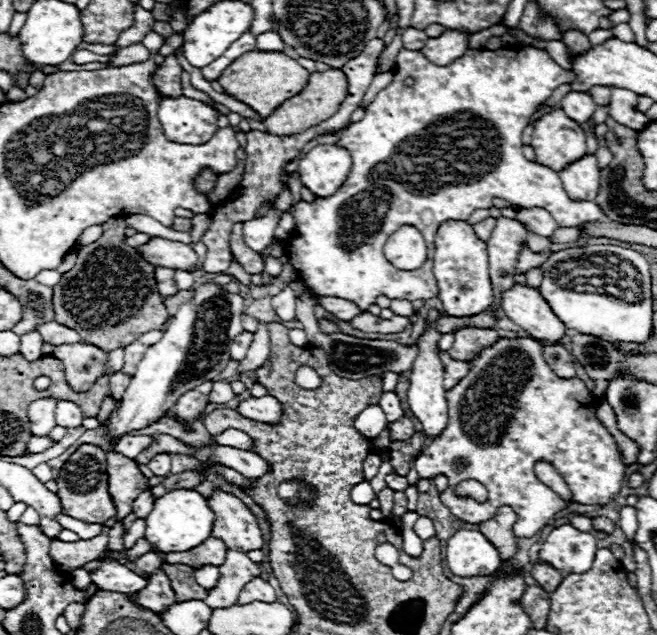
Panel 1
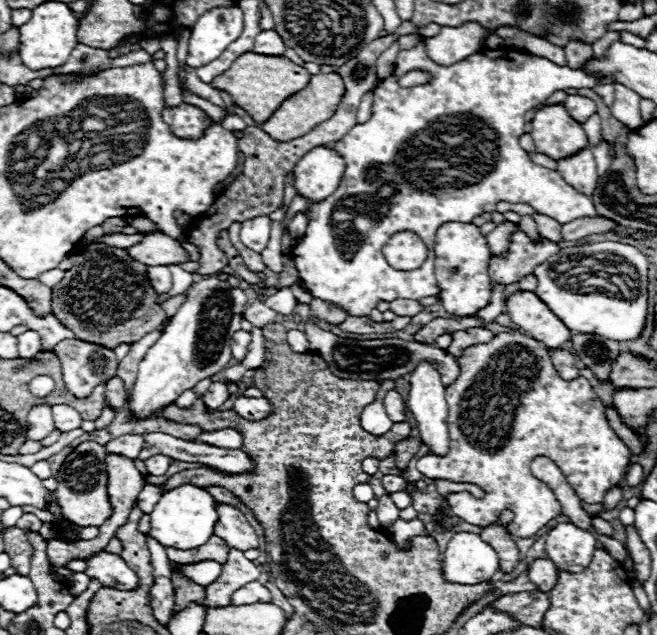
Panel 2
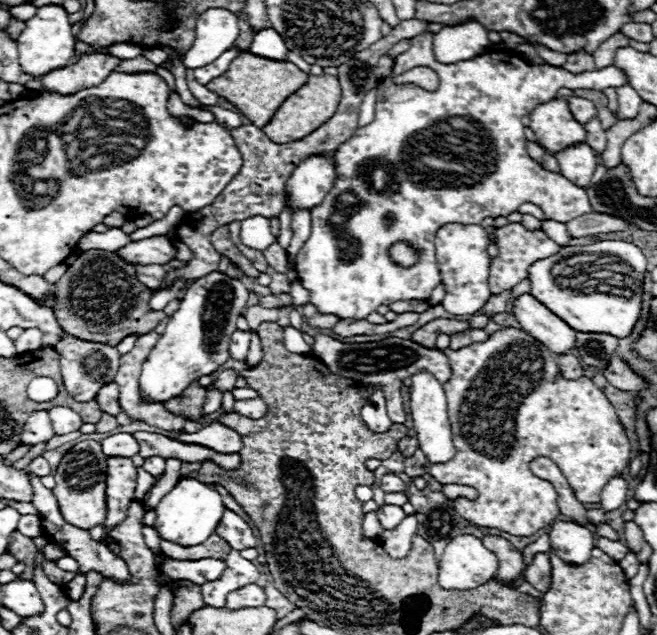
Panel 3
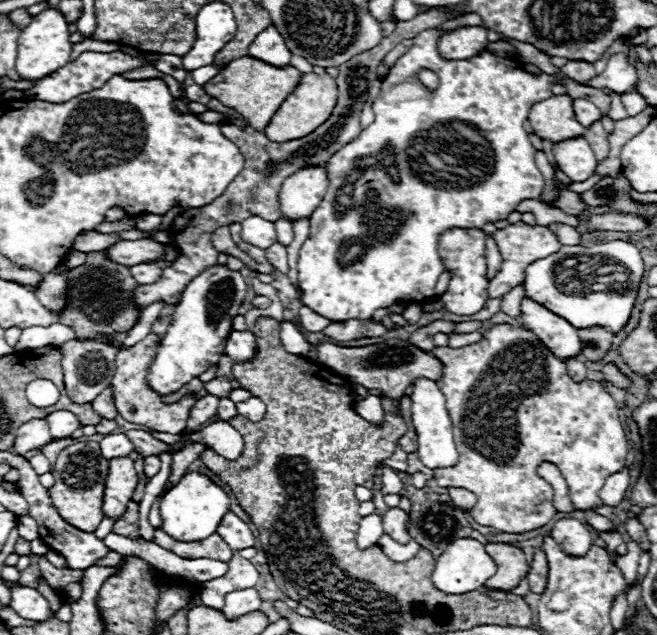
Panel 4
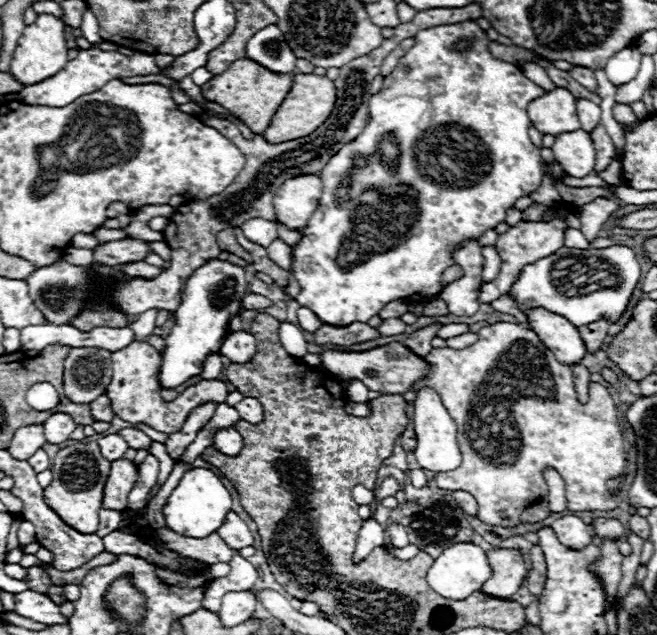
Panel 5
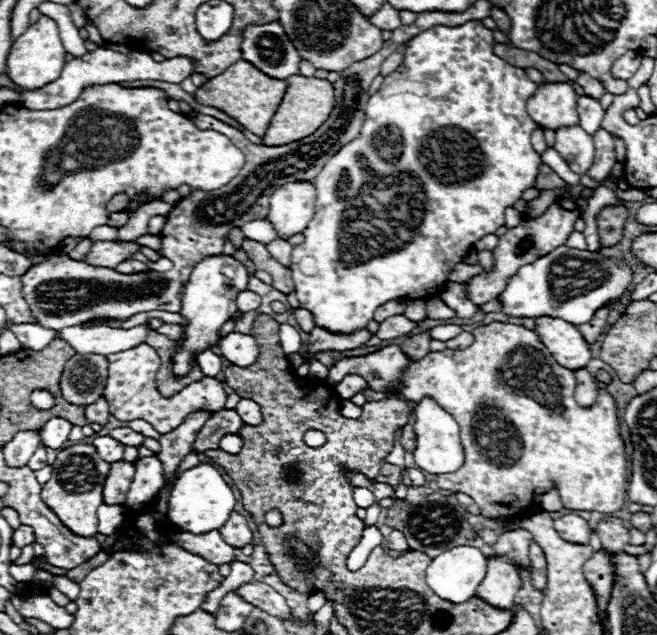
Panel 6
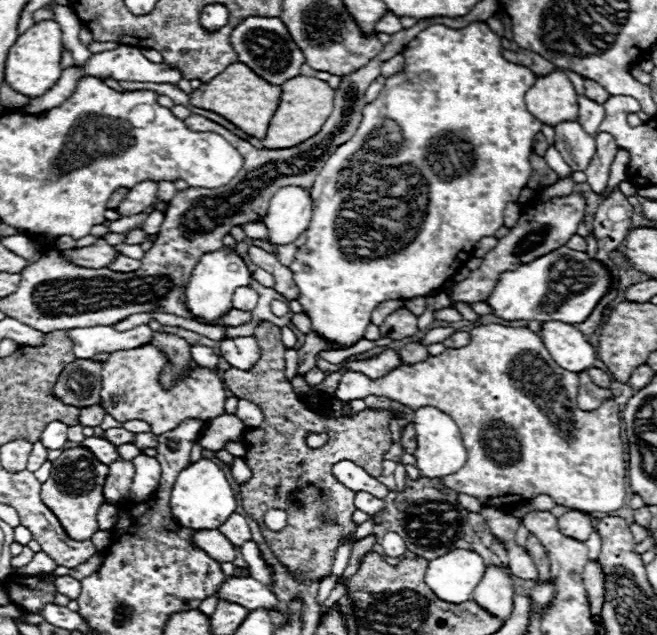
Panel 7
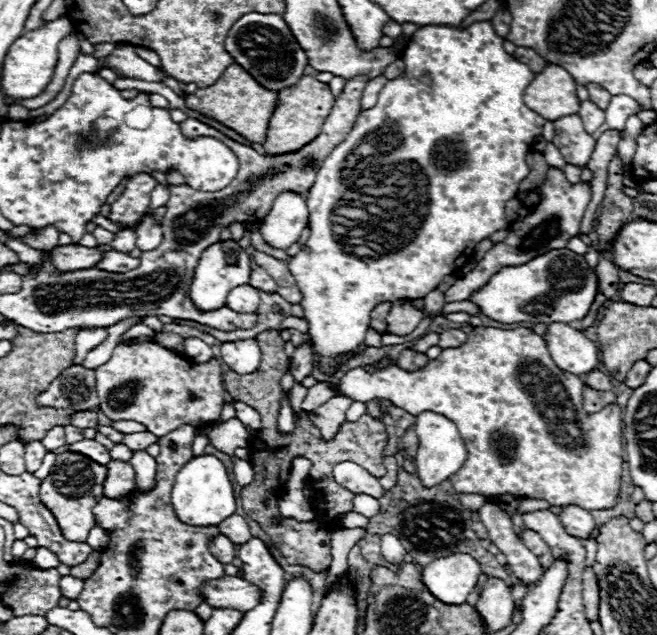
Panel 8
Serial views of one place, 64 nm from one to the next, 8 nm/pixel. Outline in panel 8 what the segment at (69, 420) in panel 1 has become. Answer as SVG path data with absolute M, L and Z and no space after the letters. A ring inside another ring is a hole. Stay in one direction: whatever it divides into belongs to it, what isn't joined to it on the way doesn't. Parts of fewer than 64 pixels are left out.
M62 426L50 428L50 430L46 432L46 436L42 438L42 444L44 444L44 448L46 448L48 452L54 452L54 450L58 450L60 446L64 446L64 444L66 444L66 440L64 440L64 428L62 428Z

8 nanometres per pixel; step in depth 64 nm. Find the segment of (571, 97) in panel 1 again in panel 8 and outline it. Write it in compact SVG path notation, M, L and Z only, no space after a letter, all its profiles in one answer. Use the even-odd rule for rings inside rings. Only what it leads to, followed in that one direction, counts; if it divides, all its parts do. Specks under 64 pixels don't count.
M586 100L586 102L582 102L580 104L580 118L582 118L582 122L584 122L584 128L586 128L586 132L588 134L592 134L602 122L604 122L604 110L600 110L594 102L590 102L590 100Z

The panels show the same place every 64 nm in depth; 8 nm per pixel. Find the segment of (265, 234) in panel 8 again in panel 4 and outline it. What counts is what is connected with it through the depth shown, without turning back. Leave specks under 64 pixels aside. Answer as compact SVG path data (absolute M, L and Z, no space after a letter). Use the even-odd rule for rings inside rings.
M310 166L292 174L284 180L278 204L282 218L294 222L302 218L310 218L310 214L318 208L328 188L326 166Z

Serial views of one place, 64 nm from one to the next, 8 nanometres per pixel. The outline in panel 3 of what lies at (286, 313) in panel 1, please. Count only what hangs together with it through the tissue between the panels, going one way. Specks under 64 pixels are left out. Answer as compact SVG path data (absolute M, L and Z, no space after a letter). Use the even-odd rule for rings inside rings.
M284 294L284 296L262 296L260 300L258 300L258 304L260 306L264 306L264 308L276 308L276 306L284 306L284 304L292 304L292 298L288 296L288 294Z

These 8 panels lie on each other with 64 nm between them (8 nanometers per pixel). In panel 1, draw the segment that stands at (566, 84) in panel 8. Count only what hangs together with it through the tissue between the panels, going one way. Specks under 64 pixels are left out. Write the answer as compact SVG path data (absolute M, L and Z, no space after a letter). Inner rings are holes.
M554 108L536 118L532 148L538 164L558 172L586 154L586 134L584 128L568 118L562 108Z

